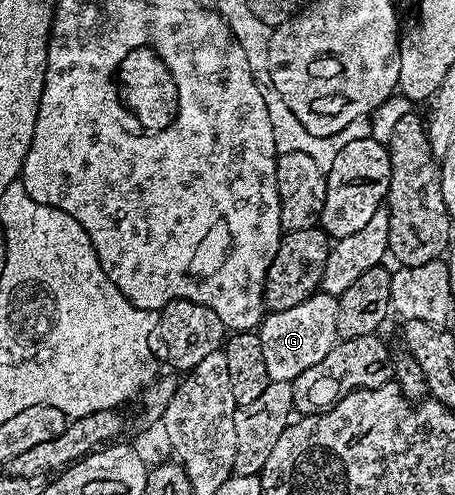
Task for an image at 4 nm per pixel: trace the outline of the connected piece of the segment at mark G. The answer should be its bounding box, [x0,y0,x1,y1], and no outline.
[259,293,338,383]

